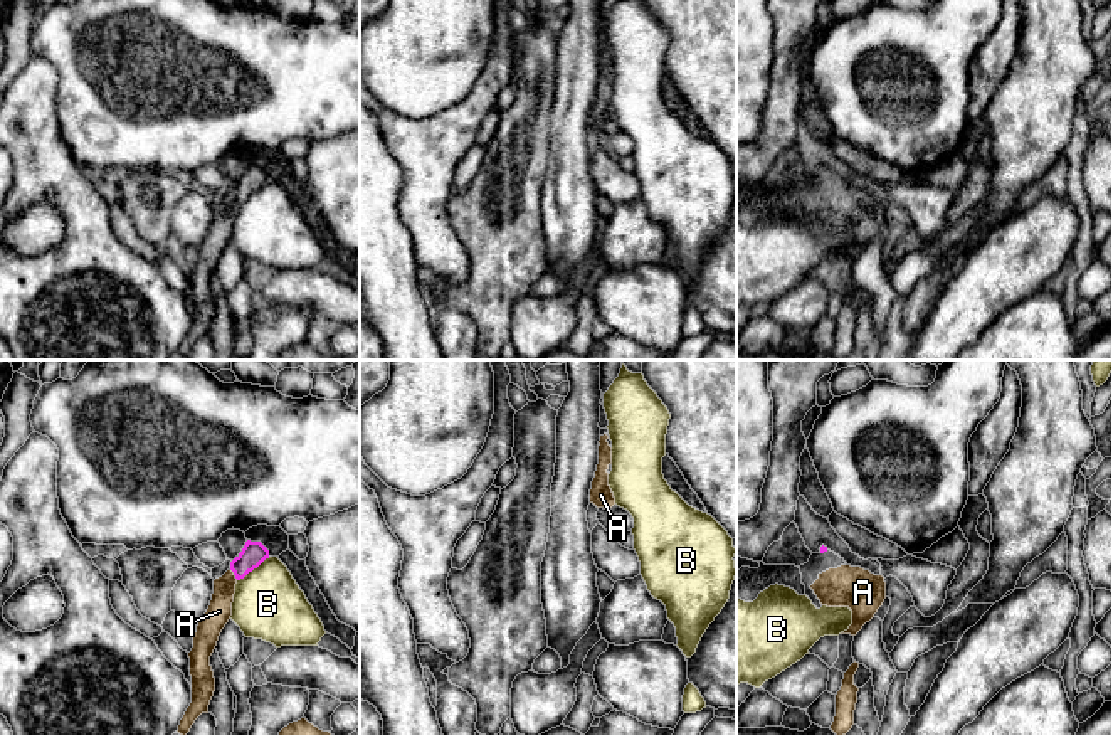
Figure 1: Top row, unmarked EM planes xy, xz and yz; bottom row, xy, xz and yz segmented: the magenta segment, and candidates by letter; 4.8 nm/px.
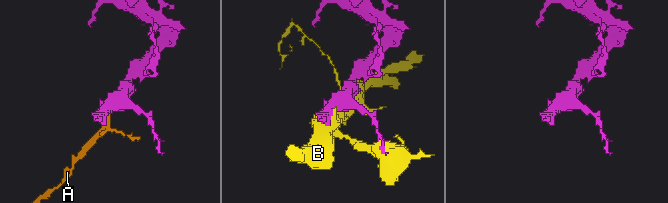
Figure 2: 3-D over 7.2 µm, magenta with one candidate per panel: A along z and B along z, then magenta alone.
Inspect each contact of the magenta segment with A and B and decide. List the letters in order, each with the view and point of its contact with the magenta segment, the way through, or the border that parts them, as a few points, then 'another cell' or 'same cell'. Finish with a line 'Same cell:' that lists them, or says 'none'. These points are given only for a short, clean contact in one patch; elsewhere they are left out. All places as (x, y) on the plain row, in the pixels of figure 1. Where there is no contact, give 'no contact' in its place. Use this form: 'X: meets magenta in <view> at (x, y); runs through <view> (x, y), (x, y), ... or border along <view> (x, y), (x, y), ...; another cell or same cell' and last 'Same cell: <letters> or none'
A: meets magenta in xy at (234, 197); runs through xy (253, 177), (234, 197), (224, 209), (219, 234); same cell
B: meets magenta in xy at (253, 192); another cell
Same cell: A

